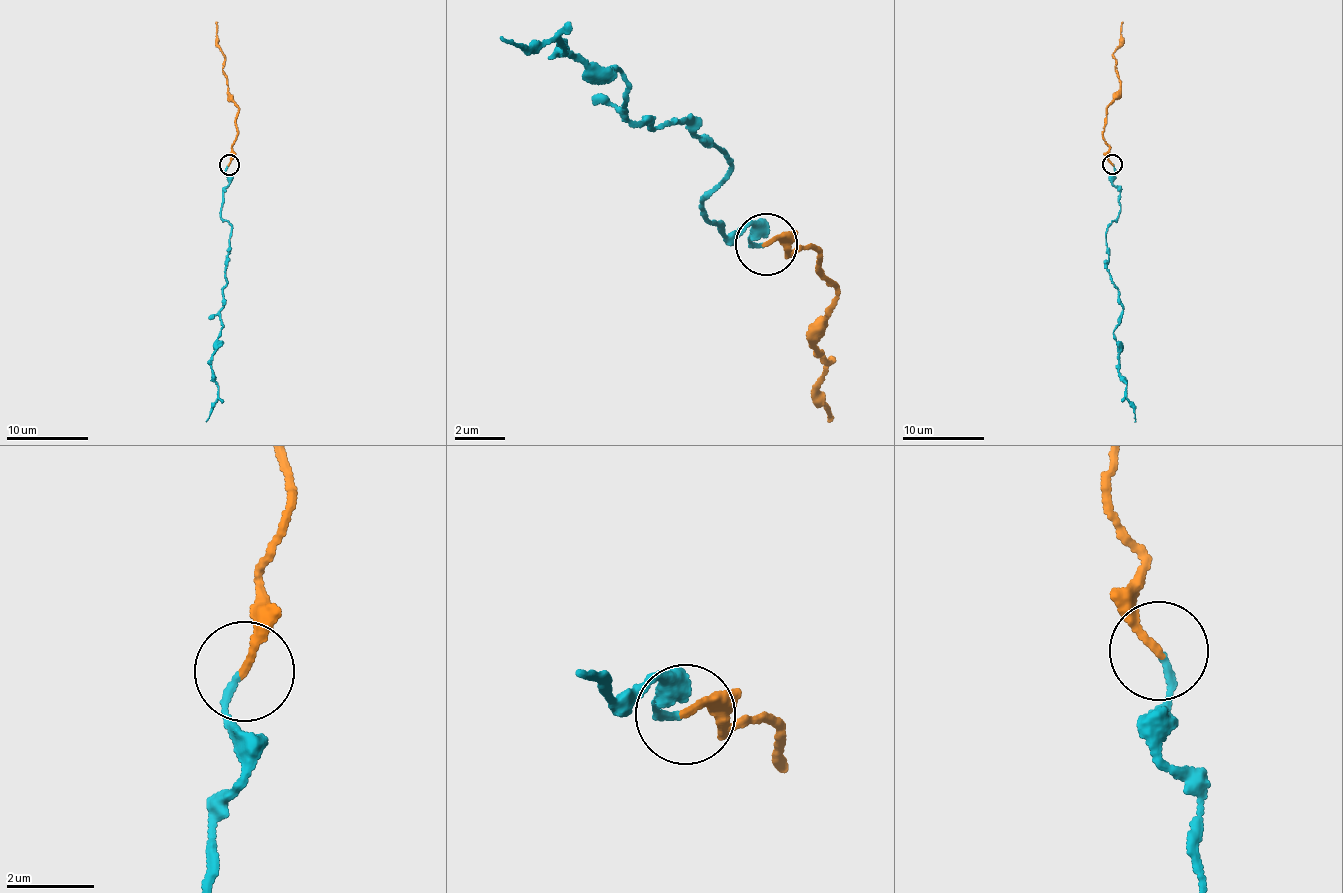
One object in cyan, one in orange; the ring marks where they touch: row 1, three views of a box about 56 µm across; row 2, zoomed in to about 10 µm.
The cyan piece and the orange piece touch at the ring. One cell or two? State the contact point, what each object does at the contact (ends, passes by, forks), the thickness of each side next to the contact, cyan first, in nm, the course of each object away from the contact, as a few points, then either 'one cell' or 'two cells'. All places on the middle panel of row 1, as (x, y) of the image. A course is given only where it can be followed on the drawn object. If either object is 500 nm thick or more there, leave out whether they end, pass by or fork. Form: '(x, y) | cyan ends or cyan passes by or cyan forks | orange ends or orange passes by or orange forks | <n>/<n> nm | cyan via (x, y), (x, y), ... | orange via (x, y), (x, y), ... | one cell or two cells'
(766, 244) | cyan ends | orange ends | 150/180 nm | cyan via (761, 245), (705, 219), (728, 168), (710, 136), (634, 124), (613, 64), (557, 38), (500, 38) | orange via (767, 245), (786, 251), (819, 249), (839, 289), (817, 342), (828, 362), (816, 389), (827, 420) | one cell

